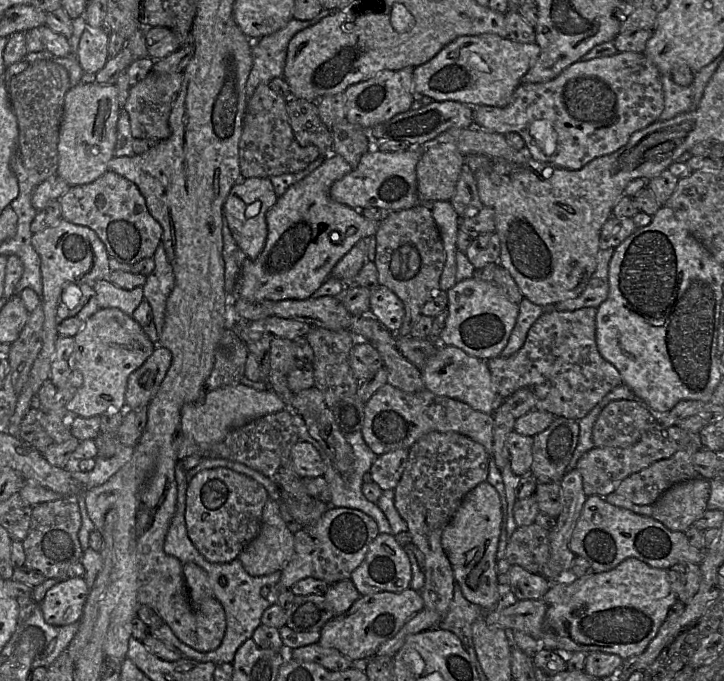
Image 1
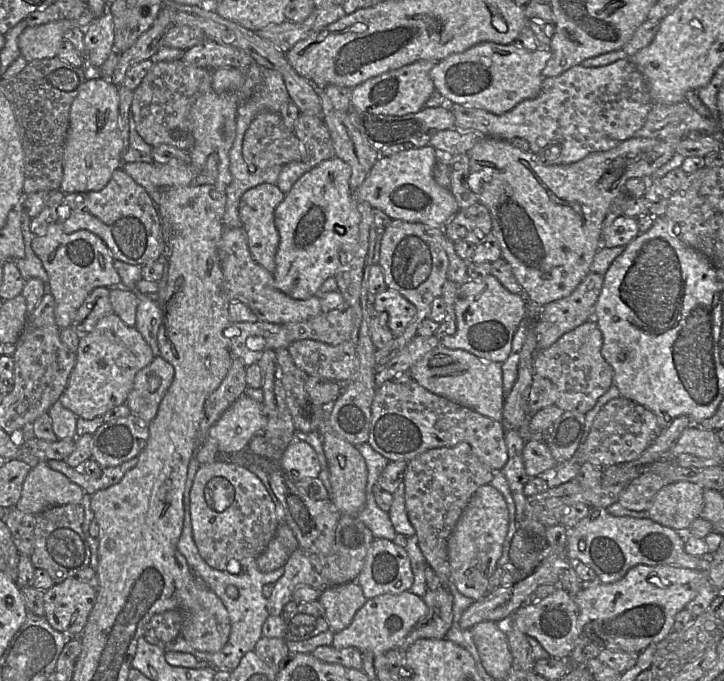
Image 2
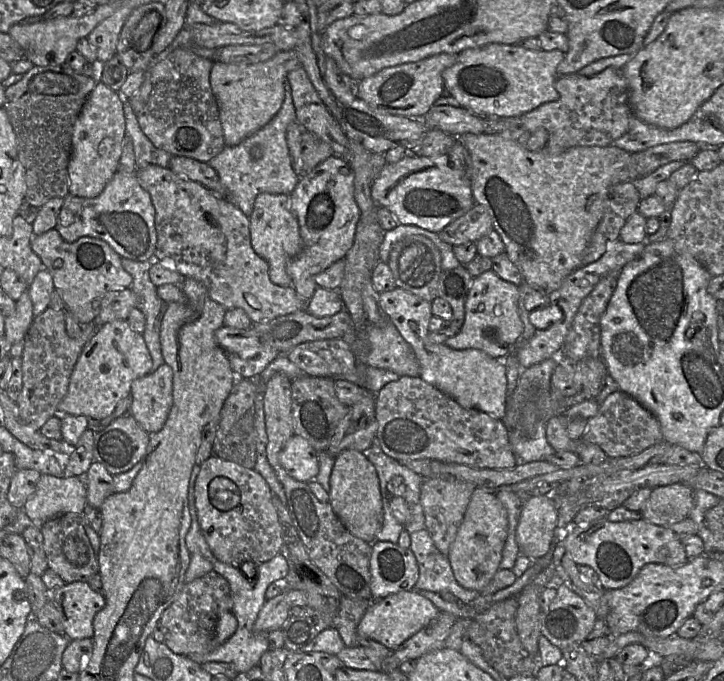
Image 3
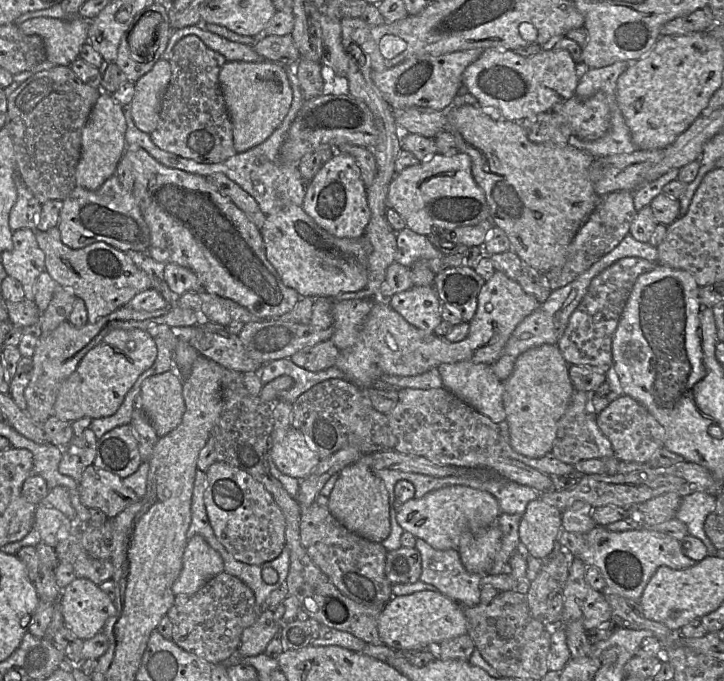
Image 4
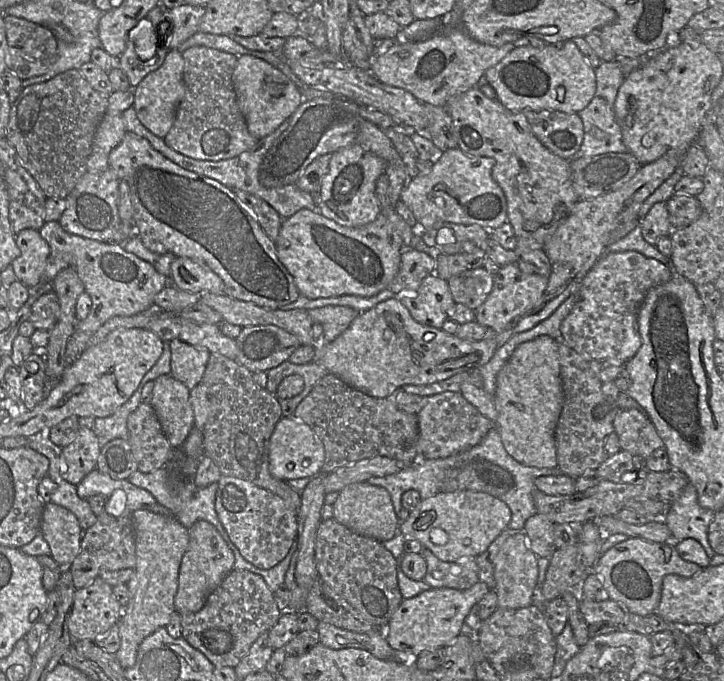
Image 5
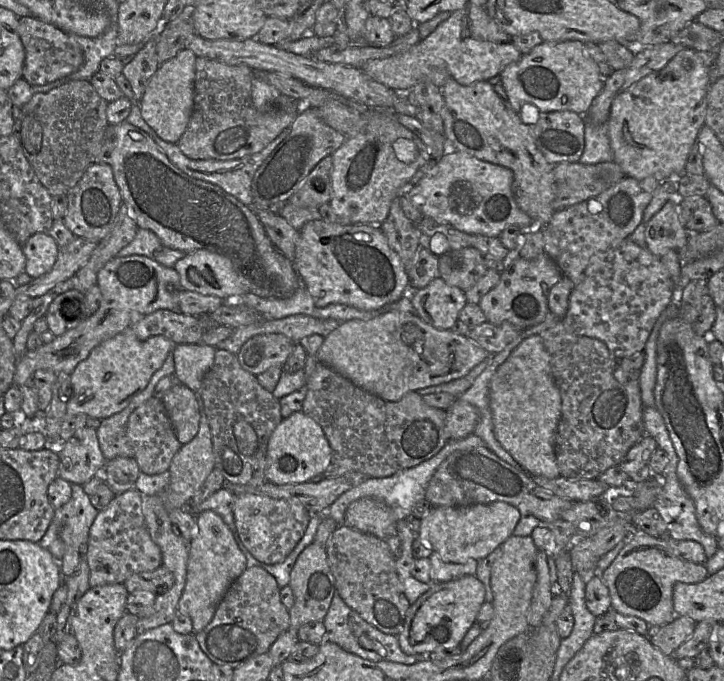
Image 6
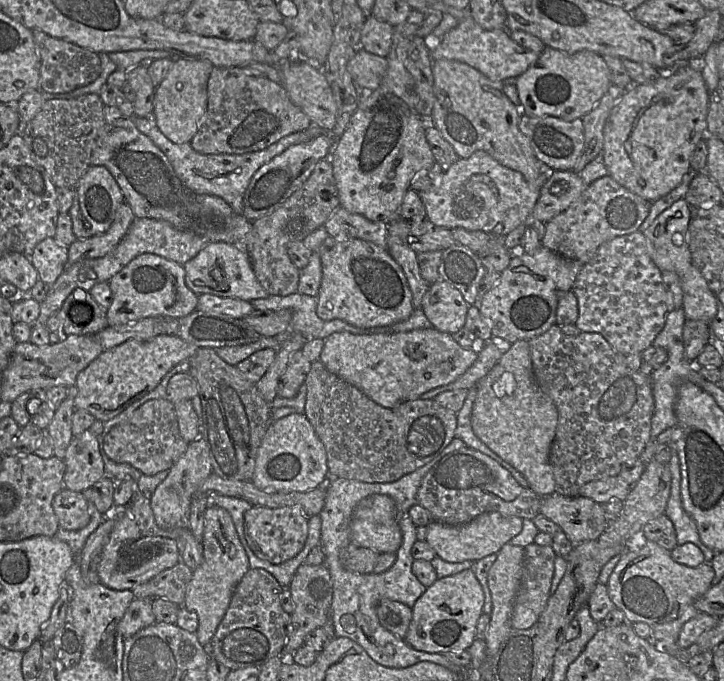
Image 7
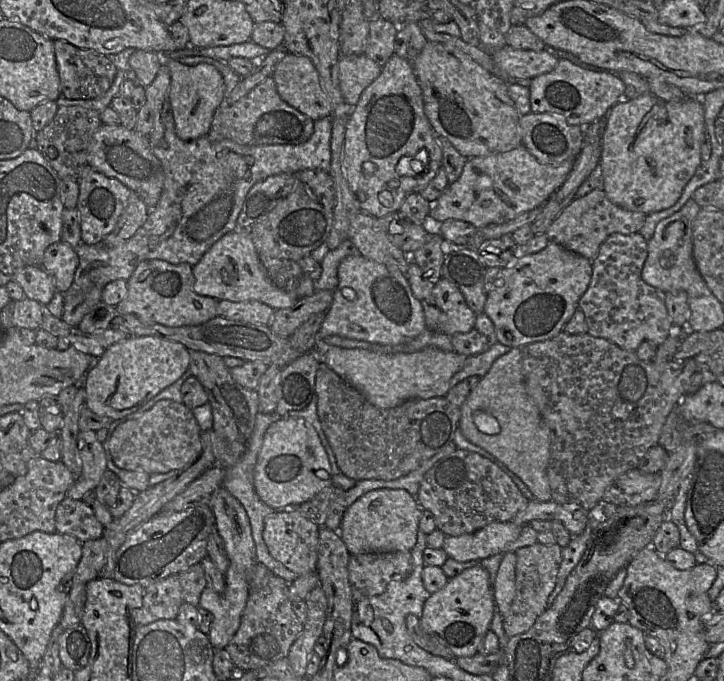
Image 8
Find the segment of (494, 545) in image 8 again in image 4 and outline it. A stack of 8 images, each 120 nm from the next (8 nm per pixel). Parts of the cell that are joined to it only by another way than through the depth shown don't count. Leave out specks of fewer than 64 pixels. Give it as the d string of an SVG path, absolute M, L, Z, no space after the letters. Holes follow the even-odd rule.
M452 485L433 490L420 499L406 501L396 511L396 519L404 531L423 539L433 548L457 550L465 531L495 524L501 513L497 499L490 493L464 485Z

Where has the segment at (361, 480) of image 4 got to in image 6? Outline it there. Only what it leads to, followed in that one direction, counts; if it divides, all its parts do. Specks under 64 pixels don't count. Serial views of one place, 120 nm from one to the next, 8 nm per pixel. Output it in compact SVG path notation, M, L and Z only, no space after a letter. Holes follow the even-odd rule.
M364 497L348 506L343 525L386 540L397 534L396 523L390 508L383 501Z

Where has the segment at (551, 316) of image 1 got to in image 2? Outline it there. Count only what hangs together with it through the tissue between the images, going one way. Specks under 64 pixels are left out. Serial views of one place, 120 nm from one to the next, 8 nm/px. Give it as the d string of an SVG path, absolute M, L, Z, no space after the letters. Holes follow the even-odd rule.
M594 319L561 336L547 349L537 351L534 374L549 379L558 391L555 406L564 412L586 414L613 384L613 369L601 355L602 334Z

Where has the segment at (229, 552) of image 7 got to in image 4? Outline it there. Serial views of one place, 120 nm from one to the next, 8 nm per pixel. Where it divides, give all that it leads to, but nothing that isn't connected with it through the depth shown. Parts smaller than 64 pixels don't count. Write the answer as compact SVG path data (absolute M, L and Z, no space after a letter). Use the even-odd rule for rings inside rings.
M195 535L187 542L182 570L173 584L173 593L175 596L195 594L221 572L224 572L224 562L220 554L201 535Z

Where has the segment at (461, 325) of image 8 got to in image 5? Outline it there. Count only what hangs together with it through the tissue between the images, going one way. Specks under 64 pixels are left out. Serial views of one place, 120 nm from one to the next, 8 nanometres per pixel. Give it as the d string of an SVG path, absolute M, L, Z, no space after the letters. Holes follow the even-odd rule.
M435 274L424 278L415 292L405 293L399 301L408 309L415 321L437 329L442 329L444 322L449 319L450 309L455 306L447 281Z

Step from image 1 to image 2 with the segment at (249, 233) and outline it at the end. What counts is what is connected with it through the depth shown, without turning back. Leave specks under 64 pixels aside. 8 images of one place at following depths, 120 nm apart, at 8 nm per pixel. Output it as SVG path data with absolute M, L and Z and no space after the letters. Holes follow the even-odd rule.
M263 183L247 190L239 204L239 219L246 231L248 246L253 259L269 273L275 271L275 255L279 245L279 233L275 226L274 212L285 194L275 184Z

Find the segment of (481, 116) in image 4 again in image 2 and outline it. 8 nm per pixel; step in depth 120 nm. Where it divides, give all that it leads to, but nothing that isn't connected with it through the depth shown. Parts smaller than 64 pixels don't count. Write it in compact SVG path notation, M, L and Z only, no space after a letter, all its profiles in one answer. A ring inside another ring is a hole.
M633 136L608 151L591 153L567 165L544 164L531 151L524 152L511 145L510 141L499 138L486 137L476 143L468 154L470 173L482 176L479 203L489 211L491 233L499 242L501 257L510 265L530 305L546 305L569 296L576 289L588 274L601 247L603 220L613 200L625 191L626 181L635 177L650 177L673 157L681 139Z

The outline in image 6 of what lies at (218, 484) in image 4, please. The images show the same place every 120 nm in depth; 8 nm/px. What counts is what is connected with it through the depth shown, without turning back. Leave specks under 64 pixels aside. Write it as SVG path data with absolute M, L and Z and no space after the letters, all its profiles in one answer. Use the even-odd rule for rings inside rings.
M265 495L235 496L233 516L237 534L245 548L258 561L277 564L293 551L310 522L310 514L298 499L274 499Z

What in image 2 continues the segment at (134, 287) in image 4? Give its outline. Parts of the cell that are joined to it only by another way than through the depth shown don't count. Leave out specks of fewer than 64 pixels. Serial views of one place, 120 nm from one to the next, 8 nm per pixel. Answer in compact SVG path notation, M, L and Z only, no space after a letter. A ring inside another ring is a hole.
M55 222L48 226L43 235L33 237L31 247L47 273L48 292L54 298L55 321L60 330L73 326L74 315L95 288L117 287L128 290L121 284L121 278L113 266L114 258L108 247L97 235L88 230L66 234Z

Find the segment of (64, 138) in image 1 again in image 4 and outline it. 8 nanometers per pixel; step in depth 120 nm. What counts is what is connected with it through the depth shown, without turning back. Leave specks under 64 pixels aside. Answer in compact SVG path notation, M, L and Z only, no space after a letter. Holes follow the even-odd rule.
M102 91L82 130L81 157L75 170L75 183L90 191L98 189L116 170L126 150L126 120L123 108L111 94Z

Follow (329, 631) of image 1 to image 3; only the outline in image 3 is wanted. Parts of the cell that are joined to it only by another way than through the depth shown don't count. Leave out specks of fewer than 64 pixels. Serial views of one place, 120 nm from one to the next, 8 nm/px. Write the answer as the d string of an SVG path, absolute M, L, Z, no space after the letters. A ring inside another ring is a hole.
M401 591L372 601L357 625L357 633L372 638L389 649L395 649L427 626L439 612L429 599L416 591Z

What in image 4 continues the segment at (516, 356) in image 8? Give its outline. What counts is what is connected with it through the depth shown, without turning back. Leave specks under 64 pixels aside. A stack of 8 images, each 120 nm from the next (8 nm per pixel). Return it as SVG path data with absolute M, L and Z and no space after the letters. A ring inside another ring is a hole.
M557 344L528 349L516 359L513 372L504 382L503 403L510 443L517 453L529 458L541 458L552 452L558 423L574 392L569 366Z

